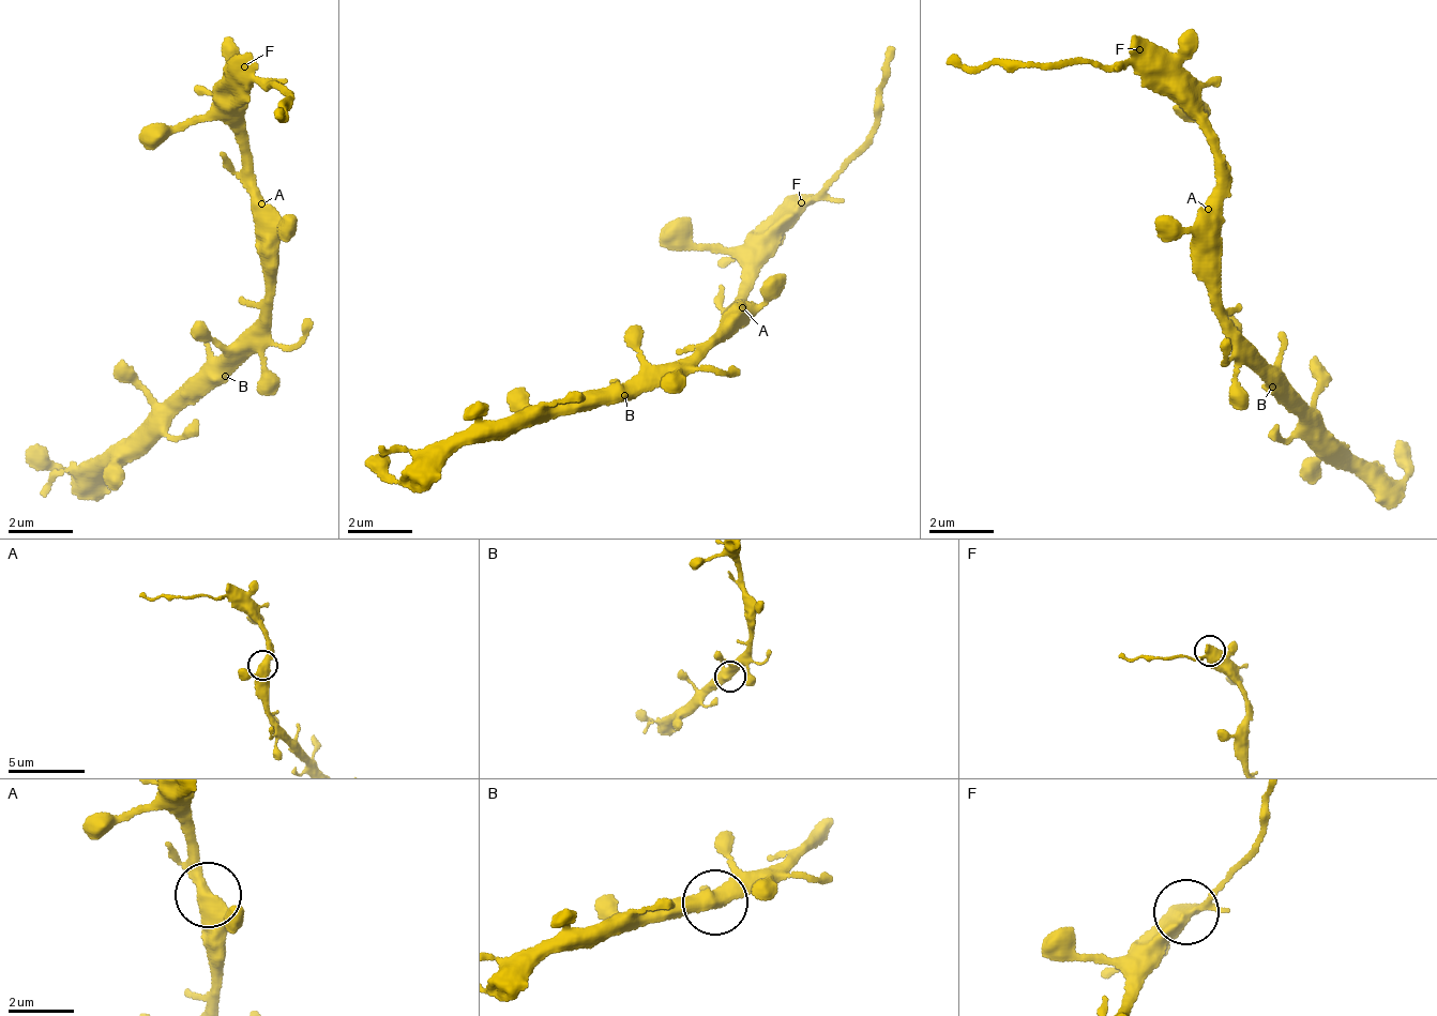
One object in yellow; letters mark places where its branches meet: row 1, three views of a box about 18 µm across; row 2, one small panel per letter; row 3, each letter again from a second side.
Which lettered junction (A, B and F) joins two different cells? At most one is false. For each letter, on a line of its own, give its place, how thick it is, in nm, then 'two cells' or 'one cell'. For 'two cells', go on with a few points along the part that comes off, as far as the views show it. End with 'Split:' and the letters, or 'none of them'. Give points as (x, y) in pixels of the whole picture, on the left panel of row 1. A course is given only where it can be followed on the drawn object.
A: (261, 203) | 400 nm | one cell
B: (225, 376) | 400 nm | one cell
F: (244, 66) | 400 nm | two cells | (245, 65), (289, 96), (280, 112)
Split: F

